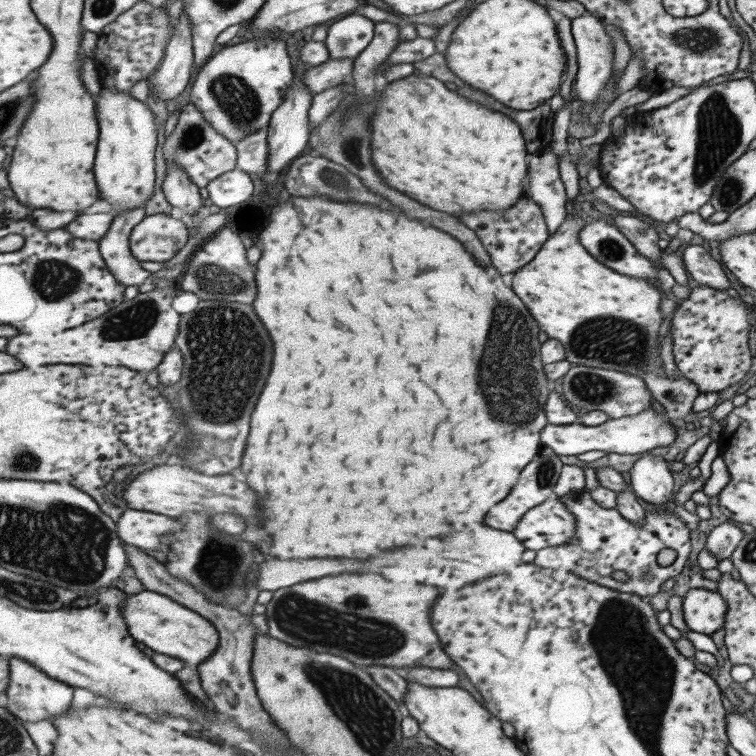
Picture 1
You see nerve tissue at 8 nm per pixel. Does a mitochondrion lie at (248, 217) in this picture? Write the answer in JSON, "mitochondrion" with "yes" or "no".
{"mitochondrion":"no"}

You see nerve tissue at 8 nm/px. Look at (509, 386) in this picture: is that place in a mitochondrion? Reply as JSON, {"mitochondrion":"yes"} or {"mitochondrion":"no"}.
{"mitochondrion":"yes"}

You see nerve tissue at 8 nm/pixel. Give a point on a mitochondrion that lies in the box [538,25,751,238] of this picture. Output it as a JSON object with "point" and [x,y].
{"point":[718,129]}

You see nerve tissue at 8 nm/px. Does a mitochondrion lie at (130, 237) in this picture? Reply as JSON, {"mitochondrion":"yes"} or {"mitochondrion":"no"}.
{"mitochondrion":"no"}

